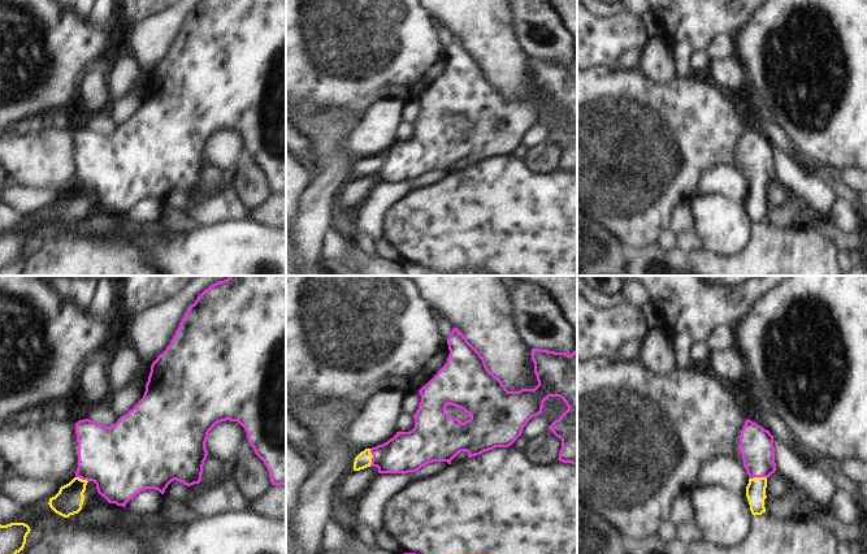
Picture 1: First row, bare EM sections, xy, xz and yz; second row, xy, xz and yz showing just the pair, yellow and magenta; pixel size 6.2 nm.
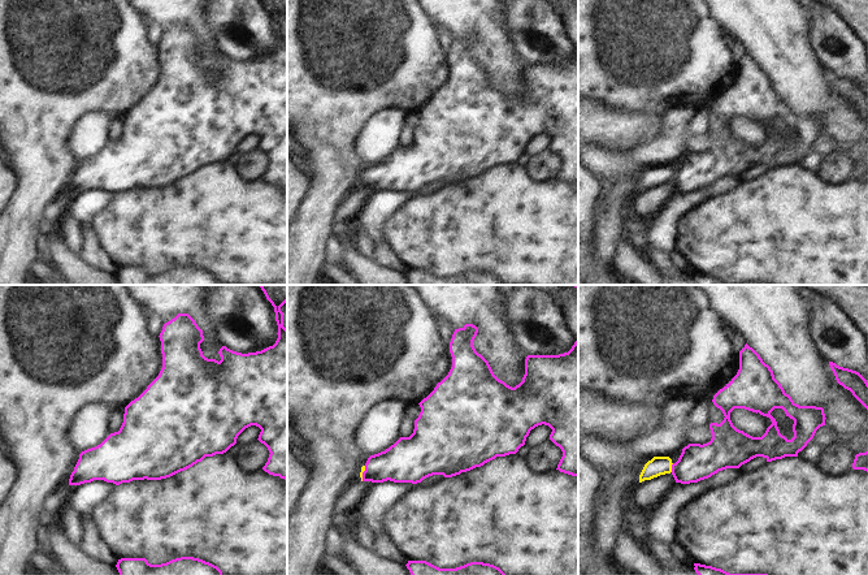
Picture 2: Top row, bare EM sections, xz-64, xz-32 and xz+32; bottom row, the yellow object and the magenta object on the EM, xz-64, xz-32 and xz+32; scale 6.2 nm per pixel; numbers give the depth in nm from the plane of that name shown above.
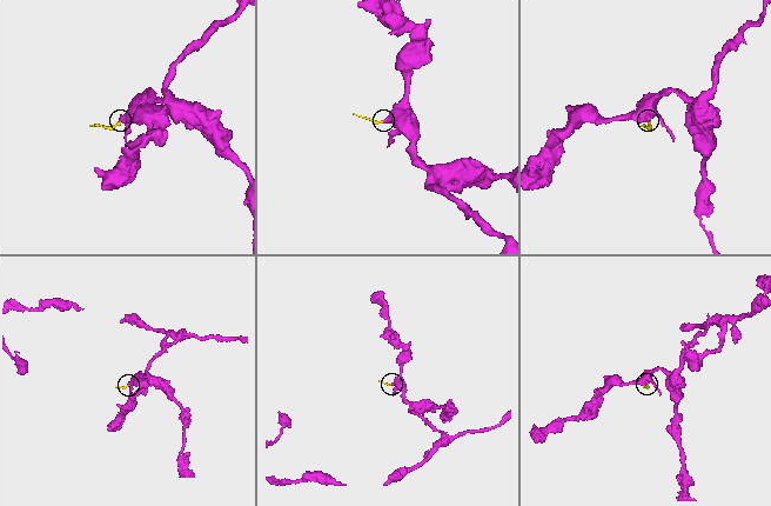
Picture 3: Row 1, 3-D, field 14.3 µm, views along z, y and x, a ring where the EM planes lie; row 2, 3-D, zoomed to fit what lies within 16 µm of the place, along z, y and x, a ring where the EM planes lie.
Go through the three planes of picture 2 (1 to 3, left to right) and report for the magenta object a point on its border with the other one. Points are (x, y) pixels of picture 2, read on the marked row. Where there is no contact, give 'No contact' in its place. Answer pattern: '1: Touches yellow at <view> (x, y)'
1: No contact
2: Touches yellow at xz-32 (361, 474)
3: Touches yellow at xz+32 (671, 467)

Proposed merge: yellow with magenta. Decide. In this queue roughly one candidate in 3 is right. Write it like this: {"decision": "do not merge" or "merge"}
{"decision": "merge"}

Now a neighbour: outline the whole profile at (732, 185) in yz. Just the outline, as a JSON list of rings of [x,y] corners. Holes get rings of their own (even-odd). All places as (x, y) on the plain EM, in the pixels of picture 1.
[[[721,165],[703,174],[699,192],[716,192],[732,202],[742,203],[746,202],[749,187],[742,173]]]

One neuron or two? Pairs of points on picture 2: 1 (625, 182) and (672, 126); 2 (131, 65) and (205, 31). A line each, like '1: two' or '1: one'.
1: two
2: two

